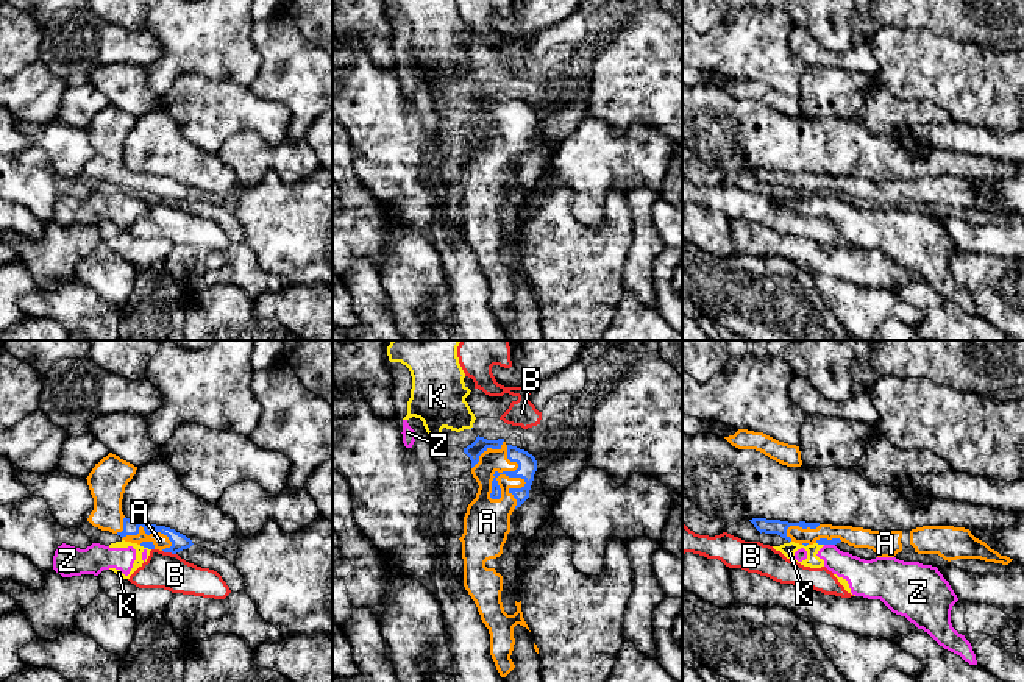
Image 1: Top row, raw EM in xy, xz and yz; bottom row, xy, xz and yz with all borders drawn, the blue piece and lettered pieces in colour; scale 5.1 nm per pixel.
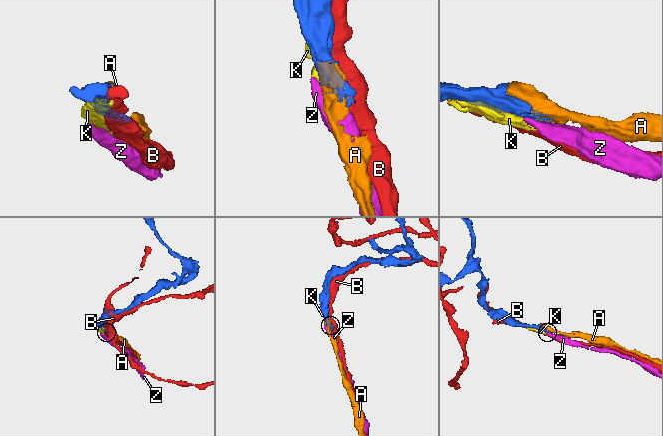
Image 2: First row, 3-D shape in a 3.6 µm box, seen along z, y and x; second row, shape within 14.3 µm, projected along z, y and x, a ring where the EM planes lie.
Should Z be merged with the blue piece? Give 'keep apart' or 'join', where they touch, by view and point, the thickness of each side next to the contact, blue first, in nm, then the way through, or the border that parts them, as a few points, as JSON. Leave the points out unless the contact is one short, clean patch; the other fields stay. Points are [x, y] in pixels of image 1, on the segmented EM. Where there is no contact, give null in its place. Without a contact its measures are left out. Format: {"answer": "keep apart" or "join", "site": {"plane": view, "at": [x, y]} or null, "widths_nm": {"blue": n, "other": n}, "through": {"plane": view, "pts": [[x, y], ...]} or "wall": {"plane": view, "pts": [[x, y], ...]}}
{"answer": "keep apart", "site": {"plane": "yz", "at": [829, 543]}, "widths_nm": {"blue": 30, "other": 180}, "wall": {"plane": "yz", "pts": [[824, 543], [834, 545]]}}

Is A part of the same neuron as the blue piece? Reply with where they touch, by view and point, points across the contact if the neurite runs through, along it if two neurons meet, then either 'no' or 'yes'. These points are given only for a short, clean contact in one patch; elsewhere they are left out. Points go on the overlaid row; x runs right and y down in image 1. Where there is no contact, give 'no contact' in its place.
contact xz (512, 476); yes

